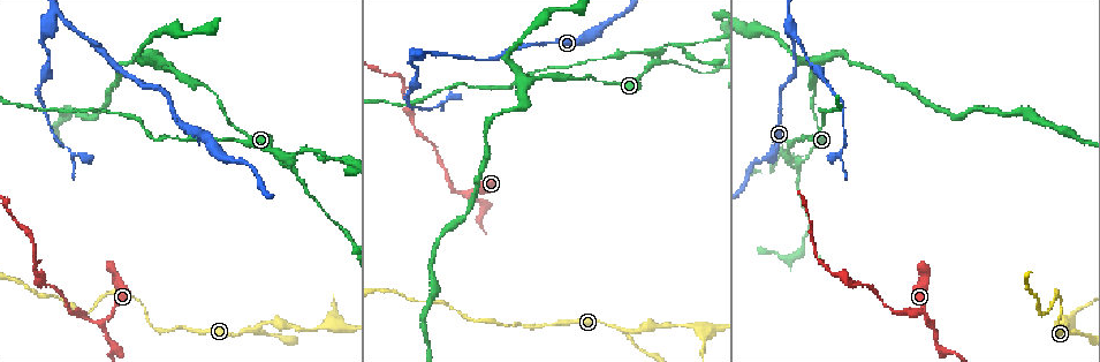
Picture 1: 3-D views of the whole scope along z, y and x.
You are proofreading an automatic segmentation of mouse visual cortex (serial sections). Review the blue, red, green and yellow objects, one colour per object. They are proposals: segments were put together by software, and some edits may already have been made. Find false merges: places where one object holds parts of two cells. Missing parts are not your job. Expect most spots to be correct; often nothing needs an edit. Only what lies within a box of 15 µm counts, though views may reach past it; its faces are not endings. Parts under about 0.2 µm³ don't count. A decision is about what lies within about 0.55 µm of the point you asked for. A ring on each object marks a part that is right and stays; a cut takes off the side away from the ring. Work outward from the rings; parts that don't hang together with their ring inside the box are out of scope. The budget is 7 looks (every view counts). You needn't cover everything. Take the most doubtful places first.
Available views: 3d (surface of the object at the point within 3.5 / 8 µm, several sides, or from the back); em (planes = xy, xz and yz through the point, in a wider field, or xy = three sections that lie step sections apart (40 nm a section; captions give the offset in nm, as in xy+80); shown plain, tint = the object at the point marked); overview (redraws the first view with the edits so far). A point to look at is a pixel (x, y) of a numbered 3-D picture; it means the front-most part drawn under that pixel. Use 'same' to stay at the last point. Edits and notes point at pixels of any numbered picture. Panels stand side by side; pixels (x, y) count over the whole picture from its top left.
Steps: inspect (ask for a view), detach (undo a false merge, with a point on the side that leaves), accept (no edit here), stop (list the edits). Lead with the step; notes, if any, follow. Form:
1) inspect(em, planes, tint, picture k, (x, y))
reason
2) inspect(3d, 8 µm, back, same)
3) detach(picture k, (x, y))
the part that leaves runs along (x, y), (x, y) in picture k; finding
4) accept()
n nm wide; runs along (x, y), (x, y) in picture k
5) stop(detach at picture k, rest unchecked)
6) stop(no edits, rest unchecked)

inspect(3d, 8 µm, picture 1, (793, 159))
abrupt turn

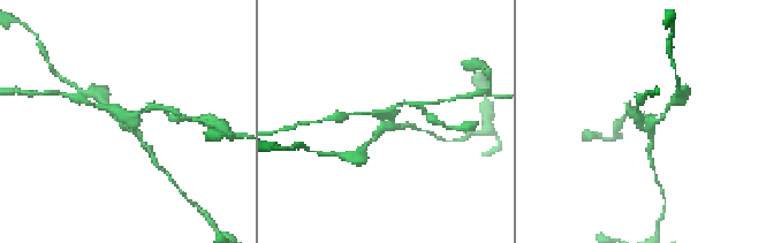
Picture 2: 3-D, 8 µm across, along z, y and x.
inspect(em, xy, step 2, tint, picture 2, (643, 121))

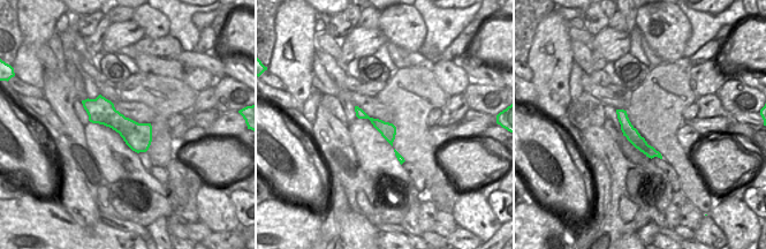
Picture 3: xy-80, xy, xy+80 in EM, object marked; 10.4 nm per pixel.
detach(picture 2, (115, 107))
170 nm wide; a second cell is stuck on

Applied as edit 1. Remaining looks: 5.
inspect(overview)
see it whole again

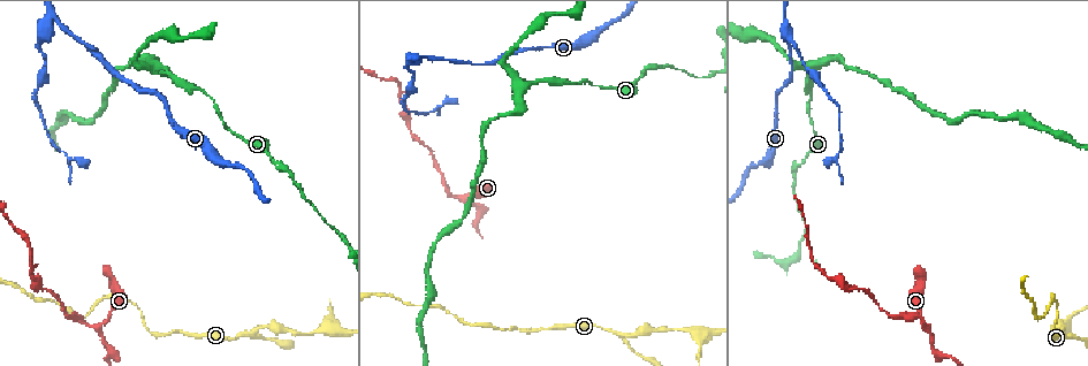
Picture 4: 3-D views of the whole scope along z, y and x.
inspect(3d, 3.5 µm, picture 4, (250, 333))

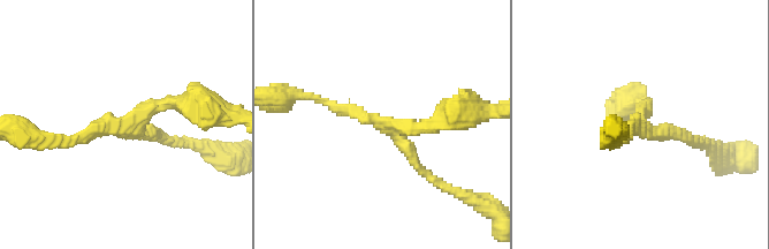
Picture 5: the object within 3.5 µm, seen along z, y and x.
inspect(em, xy, step 2, tint, picture 5, (640, 122))
3 arms; arms of 150, 150, 200 nm

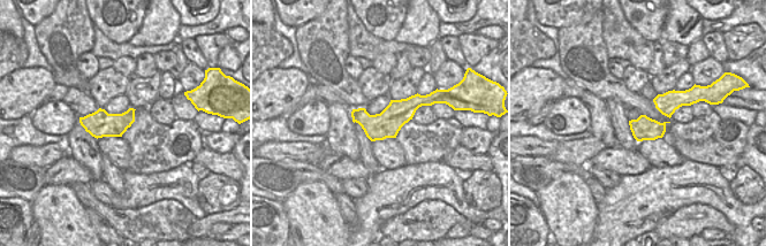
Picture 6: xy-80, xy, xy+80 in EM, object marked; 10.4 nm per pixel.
accept()
runs along (426, 102), (391, 120), (354, 114) in picture 6; all the same cell

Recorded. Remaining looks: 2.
inspect(3d, 3.5 µm, picture 4, (56, 18))
three arms meet

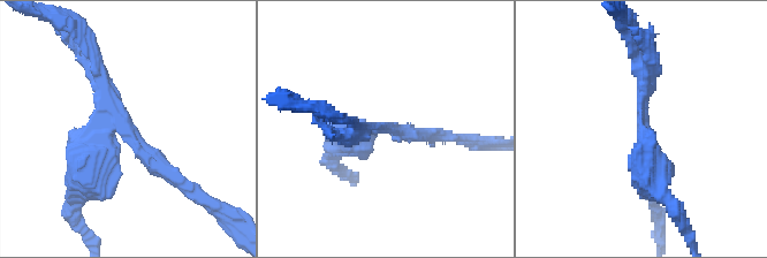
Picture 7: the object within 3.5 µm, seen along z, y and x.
inspect(em, xy, step 5, tint, picture 7, (127, 132))
3 arms; arms of 200, 200, 400 nm

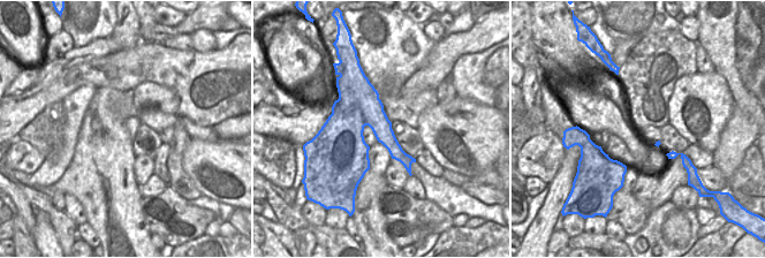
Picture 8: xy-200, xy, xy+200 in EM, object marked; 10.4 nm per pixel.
detach(picture 7, (645, 42))
the part that leaves runs along (111, 130), (90, 151), (75, 222) in picture 7; two cells meet here

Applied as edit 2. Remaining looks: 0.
stop(detach at picture 2, detach at picture 7, rest unchecked)

